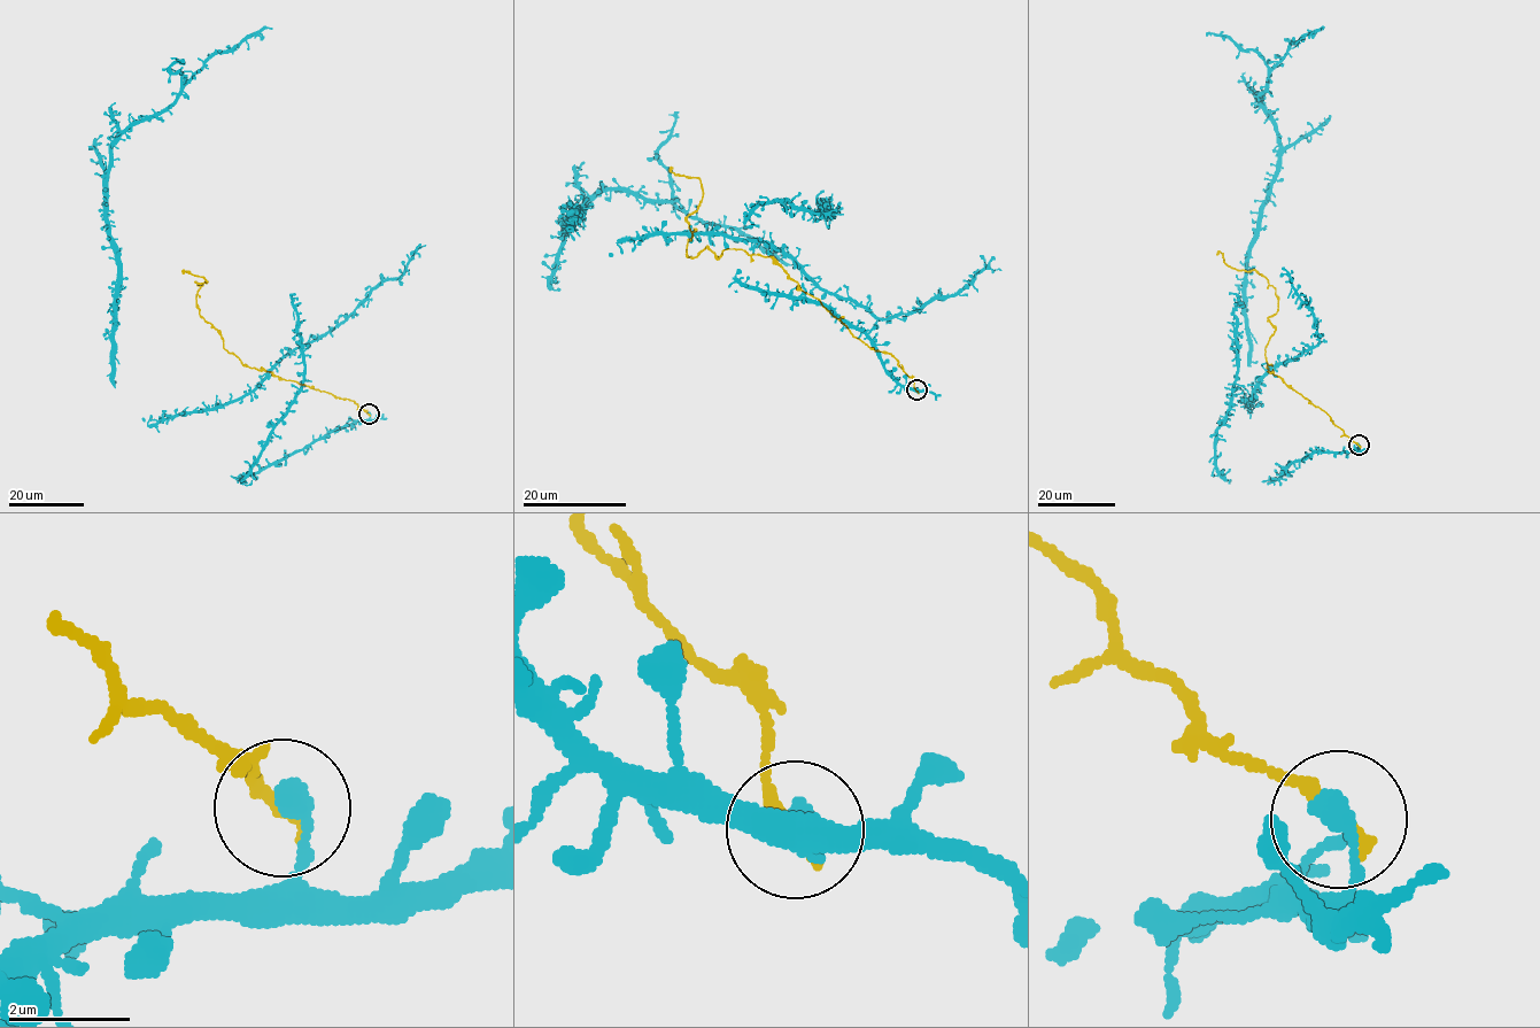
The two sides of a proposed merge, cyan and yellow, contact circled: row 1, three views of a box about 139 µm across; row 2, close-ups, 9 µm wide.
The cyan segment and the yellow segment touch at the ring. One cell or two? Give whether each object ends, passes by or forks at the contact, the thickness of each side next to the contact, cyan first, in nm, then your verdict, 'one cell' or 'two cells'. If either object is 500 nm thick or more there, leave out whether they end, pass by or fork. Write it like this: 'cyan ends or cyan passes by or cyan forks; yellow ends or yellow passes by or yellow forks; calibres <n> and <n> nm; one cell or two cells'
cyan ends; yellow ends; calibres 360 and 240 nm; two cells

